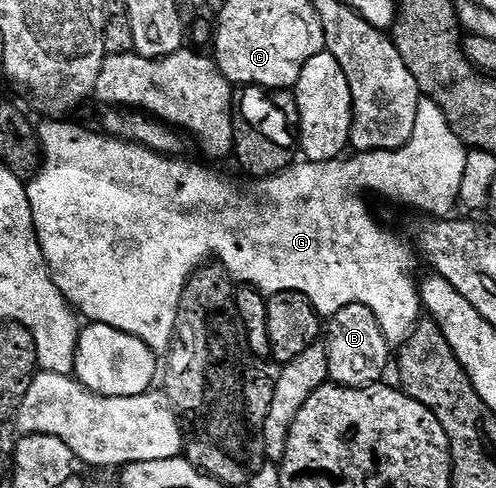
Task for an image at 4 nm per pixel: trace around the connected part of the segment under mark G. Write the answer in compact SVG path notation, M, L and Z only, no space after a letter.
M426 99L420 100L417 107L417 127L413 127L413 135L409 143L405 143L399 149L389 151L373 151L372 153L355 153L346 159L334 161L308 161L300 160L290 165L285 171L281 171L276 177L255 179L248 189L242 189L235 181L198 165L195 161L179 161L178 156L158 153L152 149L146 149L143 145L135 145L132 141L120 141L118 137L110 136L102 131L90 133L79 125L74 125L71 119L47 119L47 122L37 129L39 135L39 148L41 150L41 164L37 172L26 182L29 195L29 207L33 207L33 223L37 231L37 239L41 243L41 251L45 255L45 263L51 272L53 283L61 291L67 304L78 311L88 322L117 327L117 331L125 331L137 339L144 341L146 345L157 355L163 355L170 350L175 336L175 324L177 323L177 307L181 303L181 295L185 291L185 283L199 269L204 268L205 263L212 257L212 262L218 263L222 269L231 276L232 282L242 283L244 286L257 289L264 295L284 293L285 291L297 291L313 303L320 318L330 319L341 307L360 305L369 307L385 335L388 346L398 347L407 342L407 336L415 330L421 320L421 302L419 300L419 288L415 277L415 257L417 253L411 249L395 233L390 233L385 226L379 225L377 218L371 214L367 201L363 196L366 193L380 193L391 201L400 201L411 209L420 209L431 219L447 219L460 204L459 192L461 191L461 179L465 175L465 159L469 152L466 145L449 127L441 107L437 103Z

